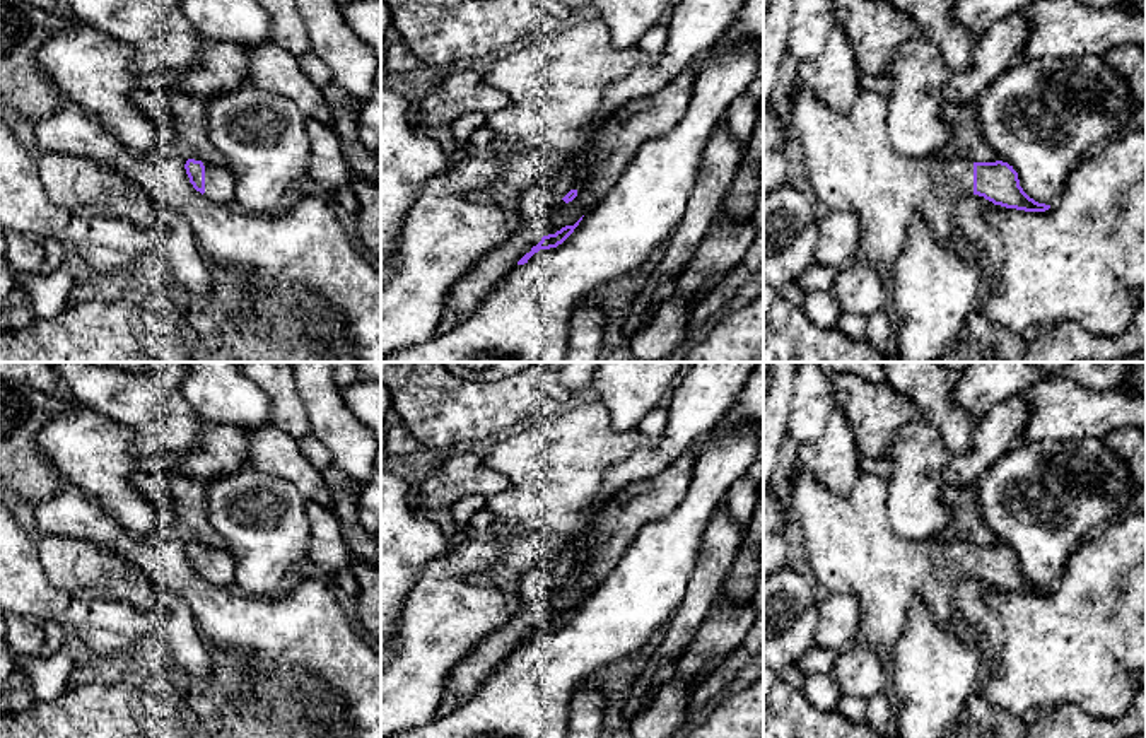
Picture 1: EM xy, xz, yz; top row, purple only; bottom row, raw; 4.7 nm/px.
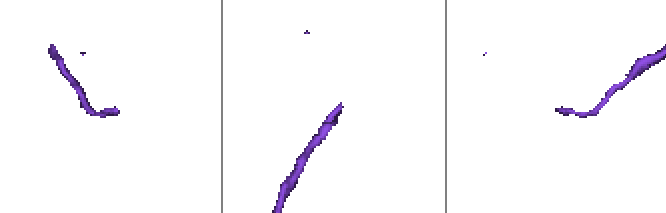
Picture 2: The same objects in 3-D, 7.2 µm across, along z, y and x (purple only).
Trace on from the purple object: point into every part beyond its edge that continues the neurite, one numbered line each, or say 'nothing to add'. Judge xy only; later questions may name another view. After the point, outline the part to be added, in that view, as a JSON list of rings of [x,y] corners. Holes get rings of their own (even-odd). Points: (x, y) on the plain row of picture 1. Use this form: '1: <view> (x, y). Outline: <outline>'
1: xy (219, 566). Outline: [[[205,548],[205,579],[217,586],[234,584],[236,562],[227,548]]]

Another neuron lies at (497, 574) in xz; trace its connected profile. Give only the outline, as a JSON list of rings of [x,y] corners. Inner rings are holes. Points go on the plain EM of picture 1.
[[[504,535],[504,555],[487,571],[468,576],[468,583],[480,586],[504,586],[519,583],[540,571],[550,589],[562,583],[574,564],[574,545],[553,535]]]

